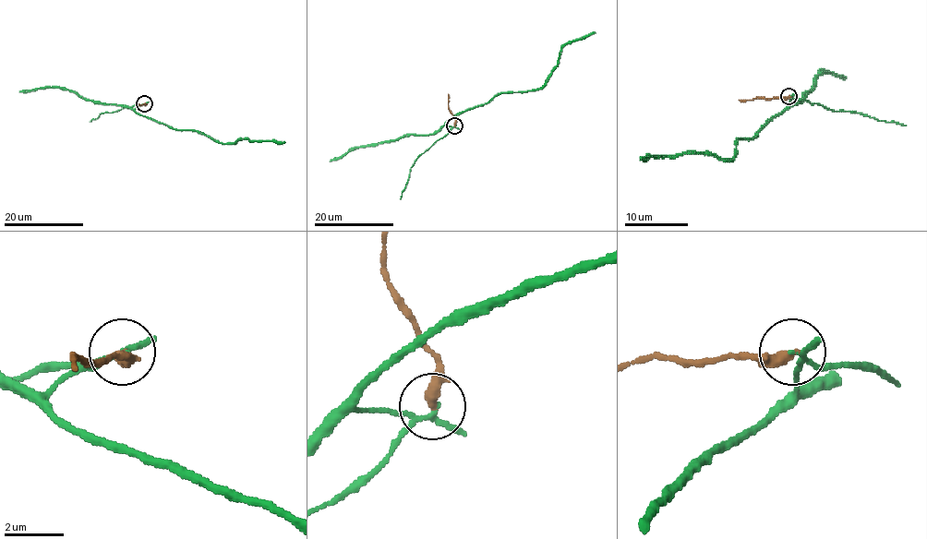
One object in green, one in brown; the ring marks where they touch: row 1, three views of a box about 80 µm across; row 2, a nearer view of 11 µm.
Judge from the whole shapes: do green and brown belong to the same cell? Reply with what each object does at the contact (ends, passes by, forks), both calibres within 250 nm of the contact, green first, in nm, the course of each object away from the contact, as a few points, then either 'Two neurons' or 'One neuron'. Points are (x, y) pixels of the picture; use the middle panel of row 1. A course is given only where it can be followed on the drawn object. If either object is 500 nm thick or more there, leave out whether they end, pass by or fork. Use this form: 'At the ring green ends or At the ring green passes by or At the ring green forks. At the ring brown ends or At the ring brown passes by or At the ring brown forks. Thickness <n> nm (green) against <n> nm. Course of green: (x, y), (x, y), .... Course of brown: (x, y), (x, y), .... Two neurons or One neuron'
At the ring green forks. At the ring brown ends. Thickness 120 nm (green) against 360 nm. Course of green: (455, 125), (445, 125), (501, 93), (539, 89), (557, 65), (560, 50), (595, 32). Course of brown: (455, 125), (455, 117), (448, 107), (448, 94). Two neurons

